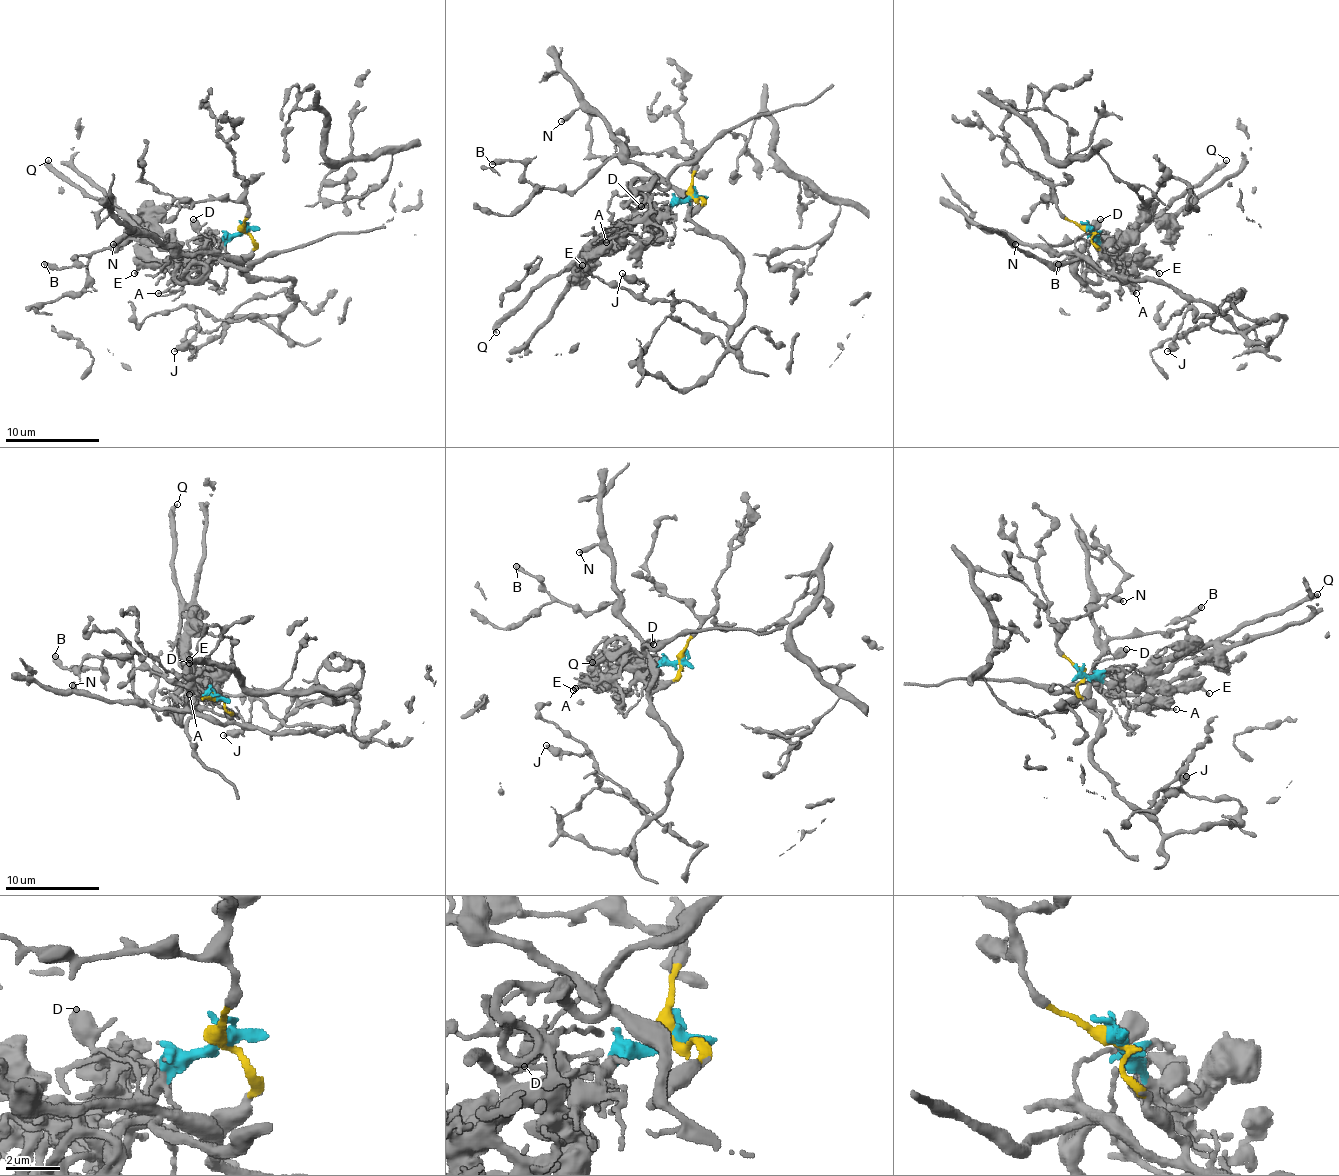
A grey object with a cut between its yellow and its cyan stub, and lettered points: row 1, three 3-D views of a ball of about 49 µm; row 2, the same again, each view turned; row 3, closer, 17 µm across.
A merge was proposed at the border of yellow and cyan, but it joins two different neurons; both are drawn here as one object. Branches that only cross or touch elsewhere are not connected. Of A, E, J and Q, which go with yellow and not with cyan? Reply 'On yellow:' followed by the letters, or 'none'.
On yellow: J

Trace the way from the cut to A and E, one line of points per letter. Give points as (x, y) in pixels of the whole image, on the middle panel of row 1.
A: (692, 195), (685, 200), (654, 202), (624, 233), (605, 242)
E: (692, 195), (661, 209), (645, 212), (581, 266)

